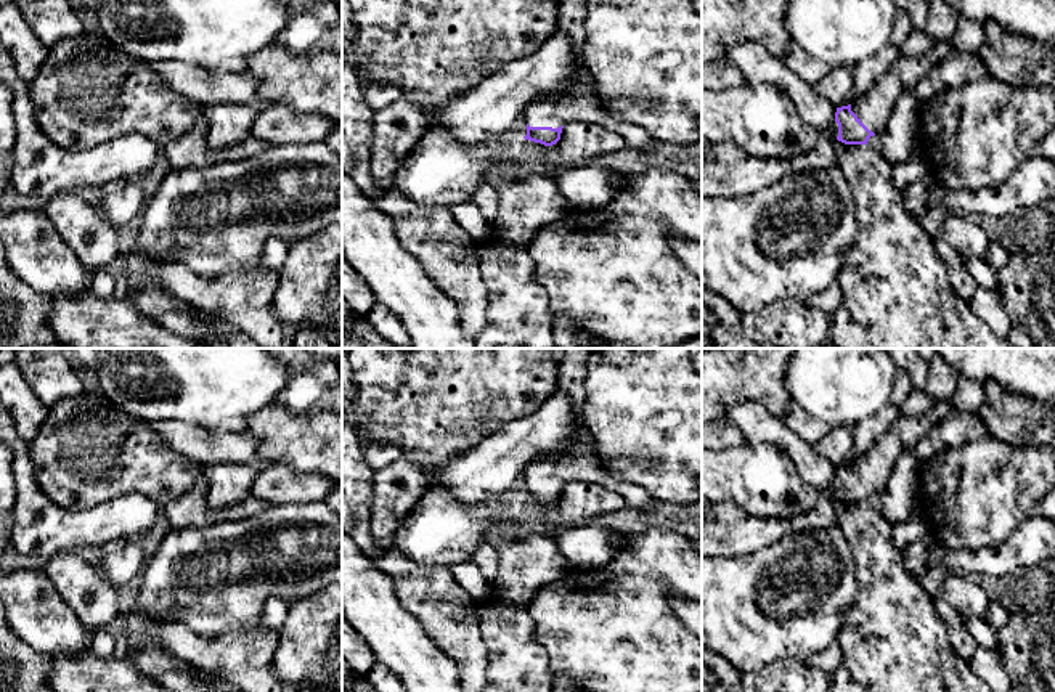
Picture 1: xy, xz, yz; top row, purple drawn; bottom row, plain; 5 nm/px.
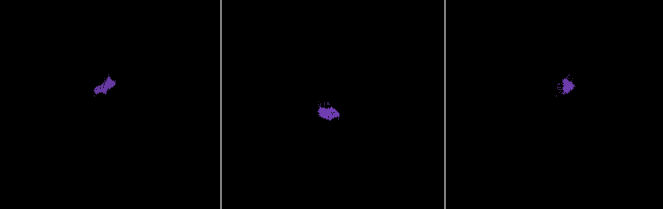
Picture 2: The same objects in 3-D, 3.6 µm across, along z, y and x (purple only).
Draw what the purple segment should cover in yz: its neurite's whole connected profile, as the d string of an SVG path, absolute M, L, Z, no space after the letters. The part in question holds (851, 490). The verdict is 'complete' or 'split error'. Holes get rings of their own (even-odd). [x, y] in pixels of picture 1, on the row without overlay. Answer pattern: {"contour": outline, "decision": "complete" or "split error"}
{"contour": "M939 400L919 416L904 416L888 429L853 464L837 467L829 491L808 514L790 519L761 519L747 514L734 503L713 503L702 514L702 556L734 557L755 552L790 531L813 531L837 525L837 499L845 504L867 504L875 493L883 493L899 454L914 450L935 425L952 411L949 400Z", "decision": "split error"}

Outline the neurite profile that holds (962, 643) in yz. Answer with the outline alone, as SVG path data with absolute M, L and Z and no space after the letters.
M931 597L931 600L939 620L944 623L952 650L965 661L971 661L980 645L970 634L962 615L944 599Z

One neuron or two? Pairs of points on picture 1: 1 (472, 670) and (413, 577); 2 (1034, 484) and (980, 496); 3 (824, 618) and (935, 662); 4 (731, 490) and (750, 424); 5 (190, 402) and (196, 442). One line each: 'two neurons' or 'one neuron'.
1: one neuron
2: one neuron
3: two neurons
4: two neurons
5: two neurons

